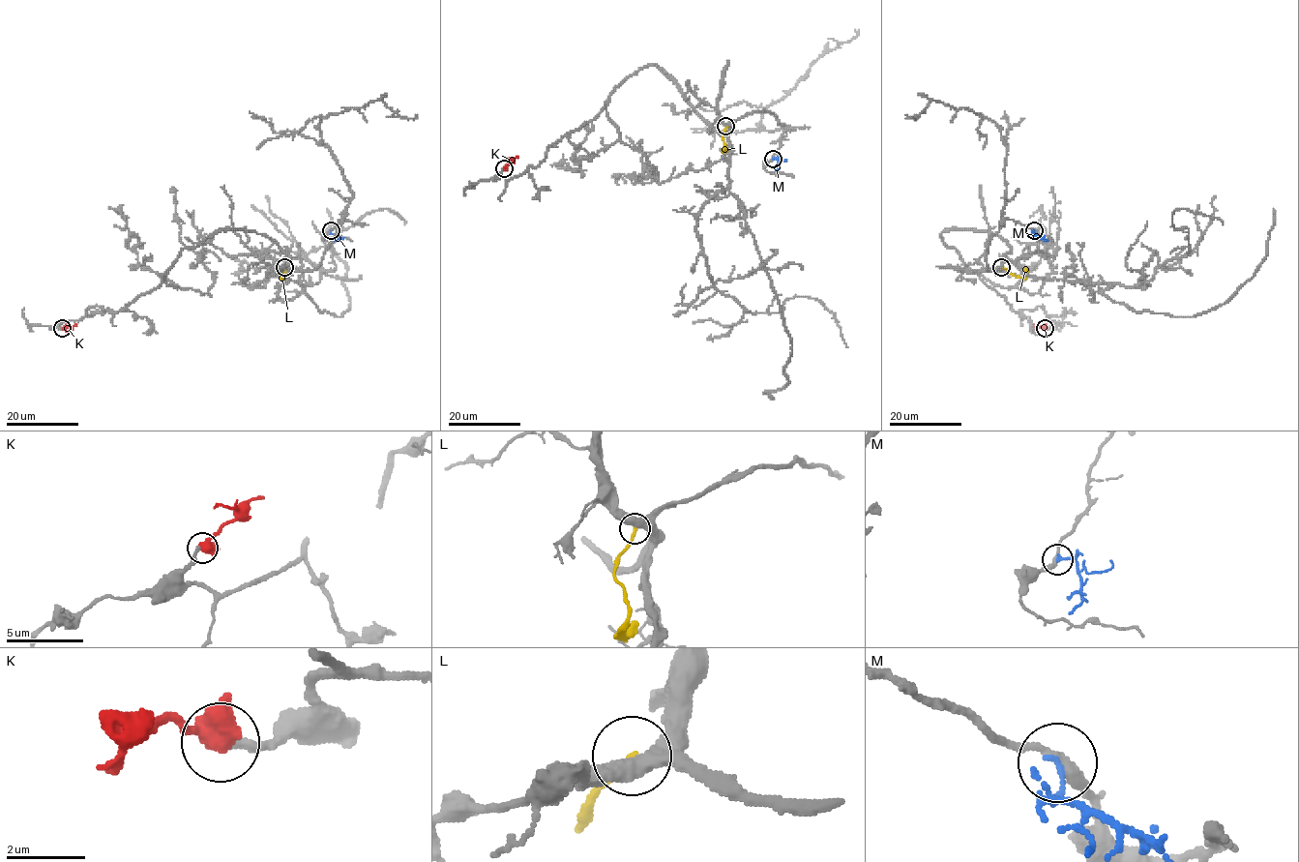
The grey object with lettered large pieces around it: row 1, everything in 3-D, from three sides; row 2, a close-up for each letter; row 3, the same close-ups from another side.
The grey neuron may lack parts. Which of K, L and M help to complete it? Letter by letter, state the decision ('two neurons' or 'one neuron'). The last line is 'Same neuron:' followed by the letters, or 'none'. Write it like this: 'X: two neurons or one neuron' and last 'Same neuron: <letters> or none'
K: one neuron
L: two neurons
M: two neurons
Same neuron: K

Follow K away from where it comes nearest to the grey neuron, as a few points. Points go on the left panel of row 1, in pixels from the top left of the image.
K: (62, 328), (76, 324)

